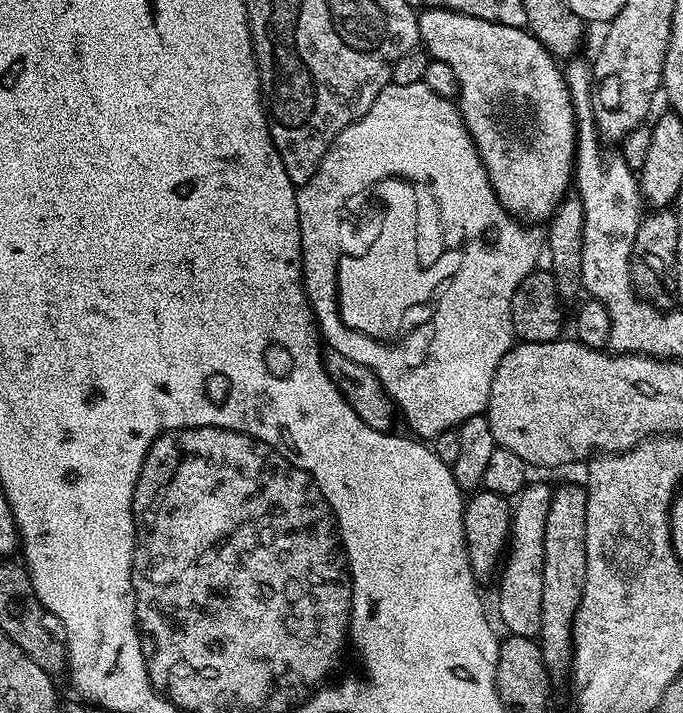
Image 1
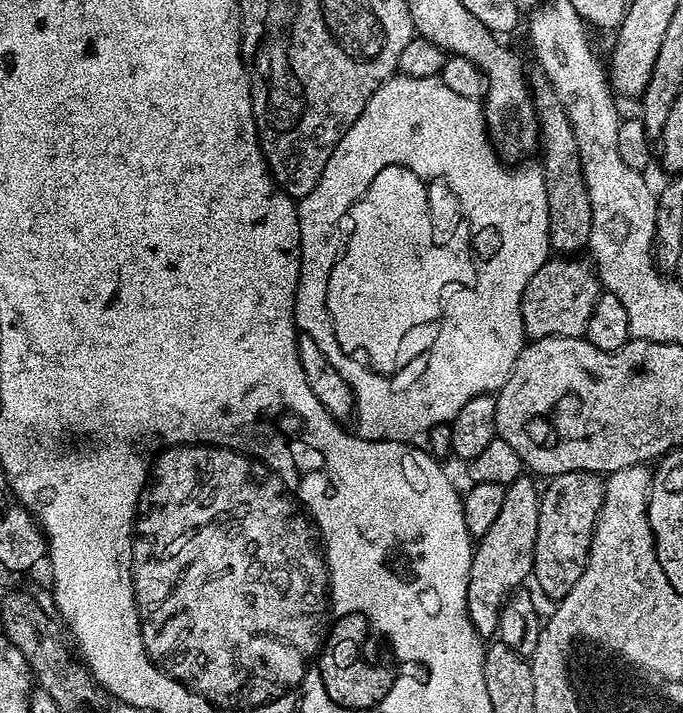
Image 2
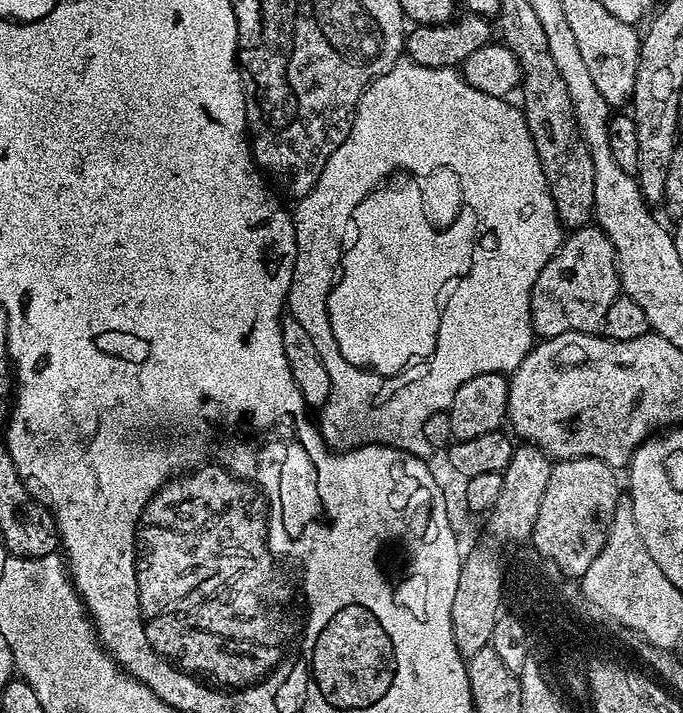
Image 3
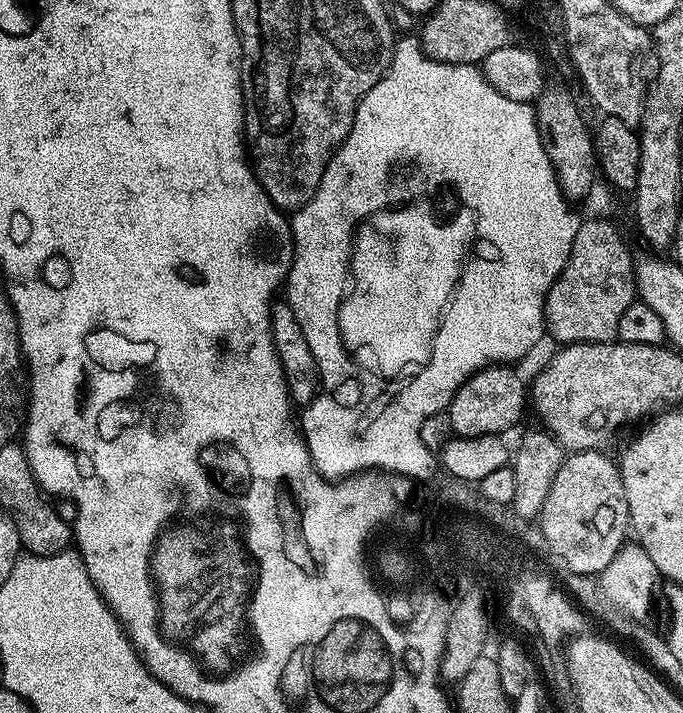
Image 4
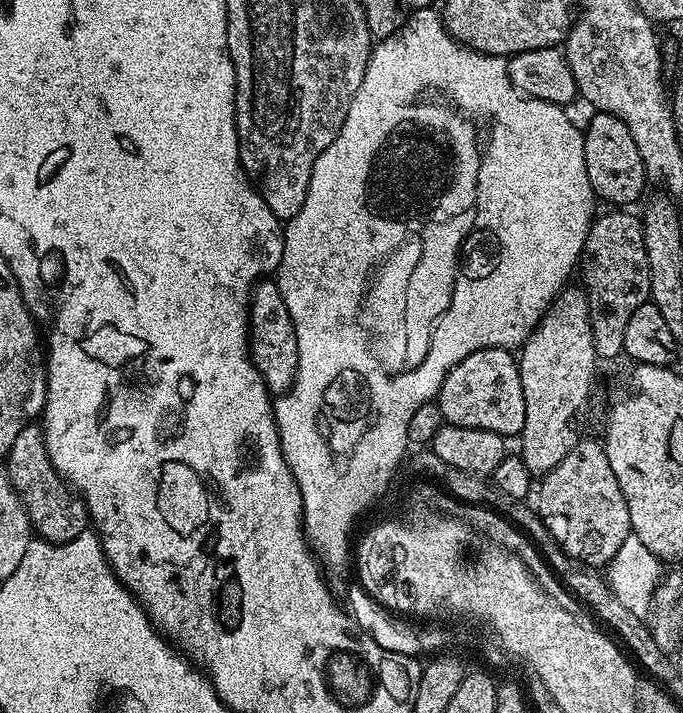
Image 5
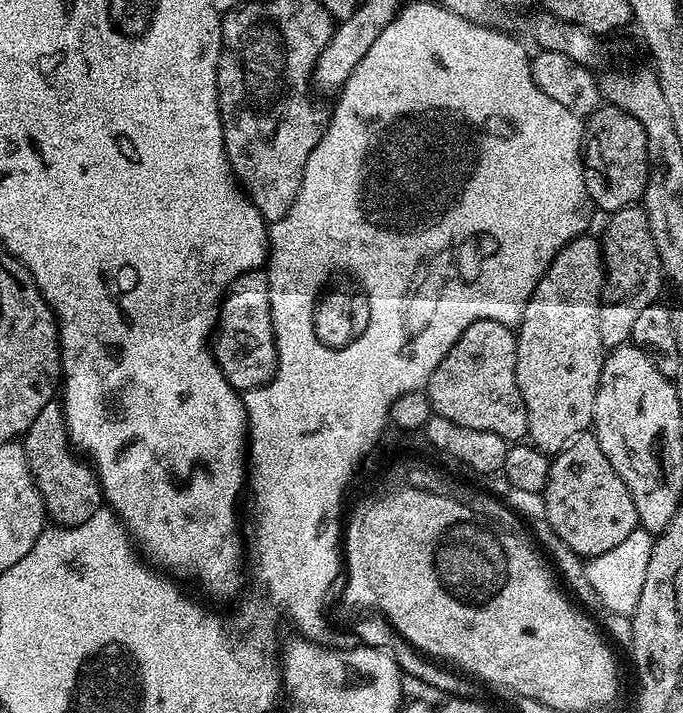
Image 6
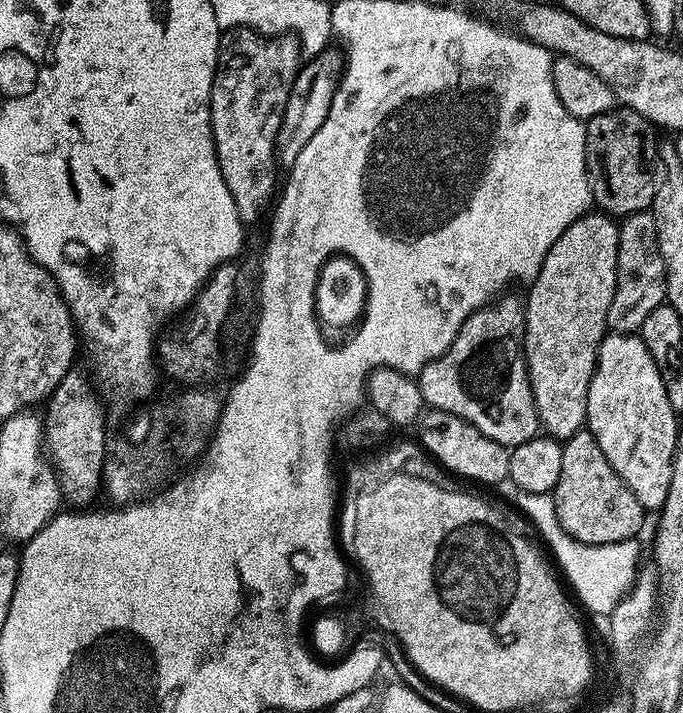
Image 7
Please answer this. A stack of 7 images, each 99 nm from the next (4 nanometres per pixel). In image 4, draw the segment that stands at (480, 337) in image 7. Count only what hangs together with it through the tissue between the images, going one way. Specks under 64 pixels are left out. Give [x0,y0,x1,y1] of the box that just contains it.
[446,366,526,436]

